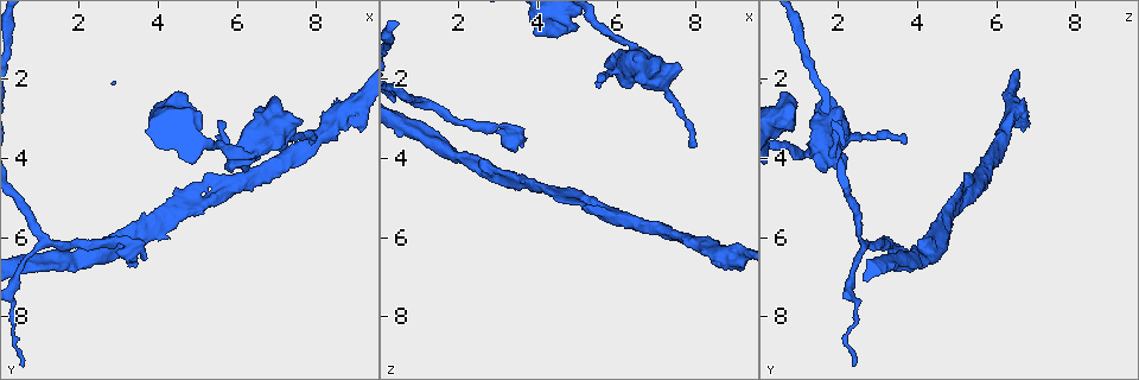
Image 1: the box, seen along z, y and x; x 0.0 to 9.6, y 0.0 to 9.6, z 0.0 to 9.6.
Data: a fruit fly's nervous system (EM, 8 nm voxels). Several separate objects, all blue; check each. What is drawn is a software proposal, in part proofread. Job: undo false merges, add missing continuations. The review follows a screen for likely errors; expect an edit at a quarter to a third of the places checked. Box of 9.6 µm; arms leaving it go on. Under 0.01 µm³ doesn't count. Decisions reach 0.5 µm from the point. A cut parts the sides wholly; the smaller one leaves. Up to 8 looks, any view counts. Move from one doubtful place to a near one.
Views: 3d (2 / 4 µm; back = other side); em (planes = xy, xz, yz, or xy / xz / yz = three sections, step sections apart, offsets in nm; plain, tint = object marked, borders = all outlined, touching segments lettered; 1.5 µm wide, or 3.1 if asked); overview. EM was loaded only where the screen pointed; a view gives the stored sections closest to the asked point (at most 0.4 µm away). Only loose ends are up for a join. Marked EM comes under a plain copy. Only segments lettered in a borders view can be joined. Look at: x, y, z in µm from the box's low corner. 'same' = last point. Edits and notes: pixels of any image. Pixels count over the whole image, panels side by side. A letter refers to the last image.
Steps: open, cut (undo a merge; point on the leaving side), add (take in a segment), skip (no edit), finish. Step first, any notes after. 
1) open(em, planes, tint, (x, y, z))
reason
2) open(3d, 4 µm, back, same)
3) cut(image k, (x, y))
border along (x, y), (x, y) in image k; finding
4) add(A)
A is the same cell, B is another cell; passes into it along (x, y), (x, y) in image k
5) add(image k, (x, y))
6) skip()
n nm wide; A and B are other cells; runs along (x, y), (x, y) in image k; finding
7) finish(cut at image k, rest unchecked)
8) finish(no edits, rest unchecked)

open(3d, 4 µm, (6.35, 3.80, 1.40))

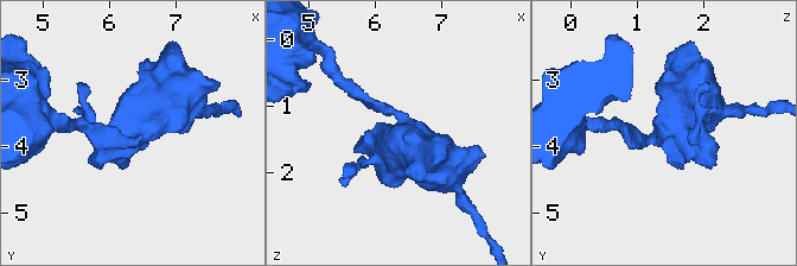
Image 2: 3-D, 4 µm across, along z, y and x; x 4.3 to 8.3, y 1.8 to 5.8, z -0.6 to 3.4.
open(em, xy, step 4, tint, (6.40, 3.85, 1.35))
now the EM

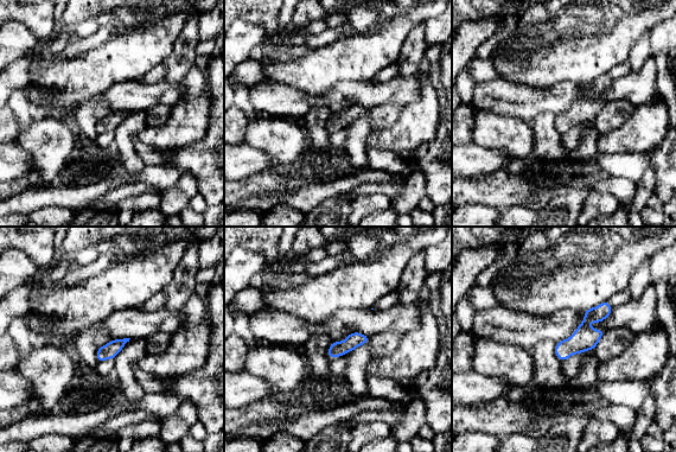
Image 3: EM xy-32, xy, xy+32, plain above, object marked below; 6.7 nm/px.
open(em, planes, borders, same)

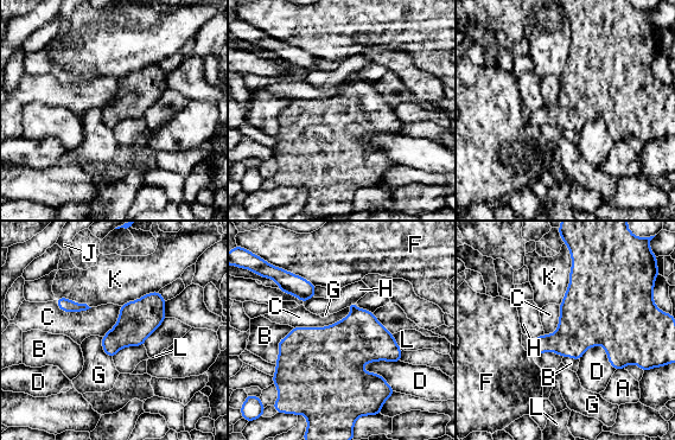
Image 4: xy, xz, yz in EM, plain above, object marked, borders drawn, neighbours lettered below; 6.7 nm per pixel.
skip()
220 nm wide; A, B, C, D, F, G, H, J, K and L are other cells; border along (358, 307), (325, 326), (293, 327) in image 4; one cell here

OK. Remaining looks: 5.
open(3d, 2 µm, (5.20, 5.20, 5.10))
three arms meet

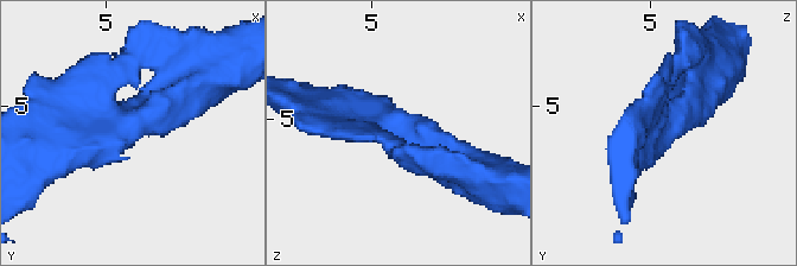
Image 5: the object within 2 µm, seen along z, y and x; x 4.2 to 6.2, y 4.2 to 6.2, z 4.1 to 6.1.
open(em, planes, borders, (5.18, 5.14, 5.08))
need the tissue

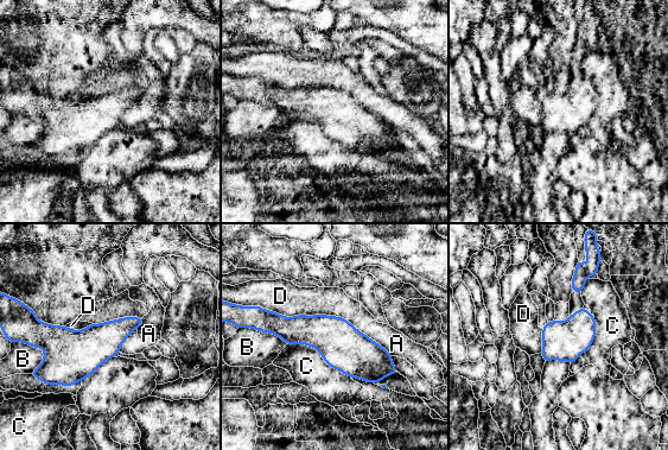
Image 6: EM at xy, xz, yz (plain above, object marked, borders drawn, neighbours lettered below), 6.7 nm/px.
skip()
260 nm wide; A, B, C and D are other cells; border along (286, 343), (313, 347), (350, 378) in image 6; continuous, no second cell

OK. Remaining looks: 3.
open(3d, 4 µm, (3.30, 6.40, 3.55))
narrows sharply

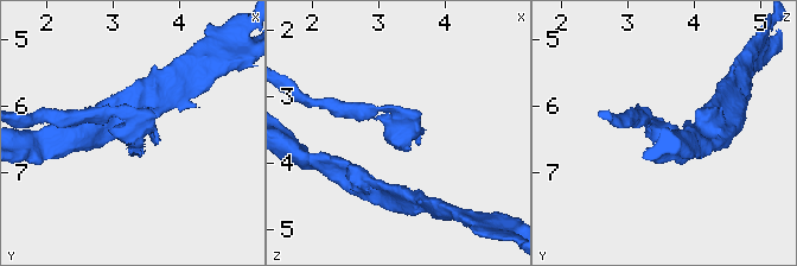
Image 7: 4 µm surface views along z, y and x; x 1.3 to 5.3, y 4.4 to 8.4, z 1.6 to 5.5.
open(em, planes, borders, (3.25, 6.45, 3.55))
shape alone is not enough

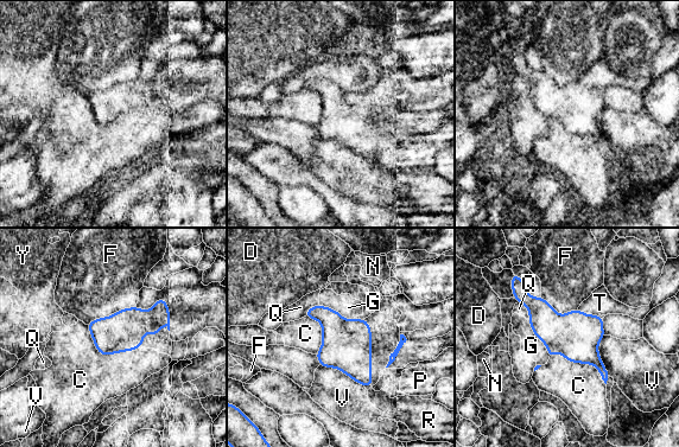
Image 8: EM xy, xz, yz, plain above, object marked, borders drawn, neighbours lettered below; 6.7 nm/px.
skip()
C, D, F, G, N, P, Q, R, T, V and Y are other cells; border along (87, 325), (103, 355), (140, 345) in image 8; continuous, no second cell

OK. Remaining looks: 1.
finish(no edits, rest unchecked)

